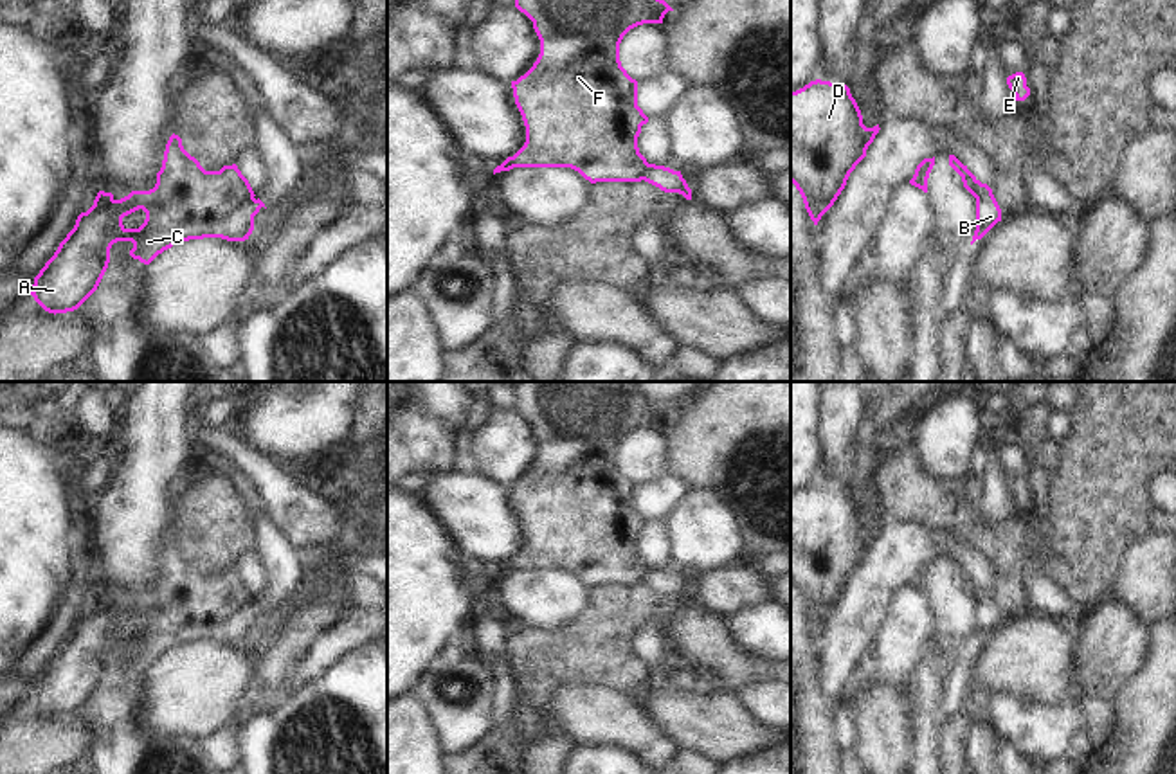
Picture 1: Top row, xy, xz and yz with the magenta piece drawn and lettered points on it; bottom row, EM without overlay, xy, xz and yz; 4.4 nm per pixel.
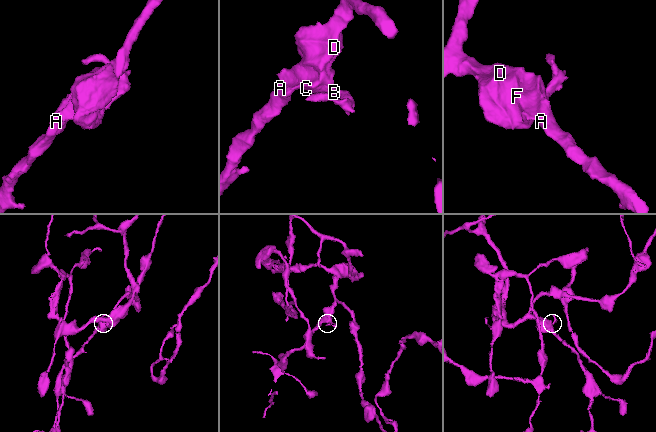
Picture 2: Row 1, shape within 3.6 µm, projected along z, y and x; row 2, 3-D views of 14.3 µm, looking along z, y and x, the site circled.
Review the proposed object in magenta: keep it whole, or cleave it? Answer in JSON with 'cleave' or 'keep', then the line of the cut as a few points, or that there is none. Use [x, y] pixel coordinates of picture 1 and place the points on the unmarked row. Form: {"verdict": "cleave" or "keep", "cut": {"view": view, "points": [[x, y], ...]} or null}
{"verdict": "cleave", "cut": {"view": "xy", "points": [[253, 600], [229, 620], [226, 632], [218, 639]]}}

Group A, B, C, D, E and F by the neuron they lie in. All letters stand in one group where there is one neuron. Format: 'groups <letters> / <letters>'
groups A C D F / B E

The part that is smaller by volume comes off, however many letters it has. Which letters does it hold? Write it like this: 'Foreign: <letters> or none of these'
Foreign: B, E

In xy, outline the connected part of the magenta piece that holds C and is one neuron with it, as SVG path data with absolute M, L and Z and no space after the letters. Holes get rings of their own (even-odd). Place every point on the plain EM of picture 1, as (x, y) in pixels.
M173 536L166 547L155 590L149 594L131 594L121 603L115 603L112 596L99 594L94 608L77 619L74 632L34 680L31 698L49 716L74 715L97 693L108 671L113 646L131 644L130 659L149 668L158 657L176 646L220 641L225 635L229 619L254 599L249 583L236 567L223 569L220 574L205 574L184 553L182 542ZM139 612L146 616L144 626L139 632L126 632L122 621Z

